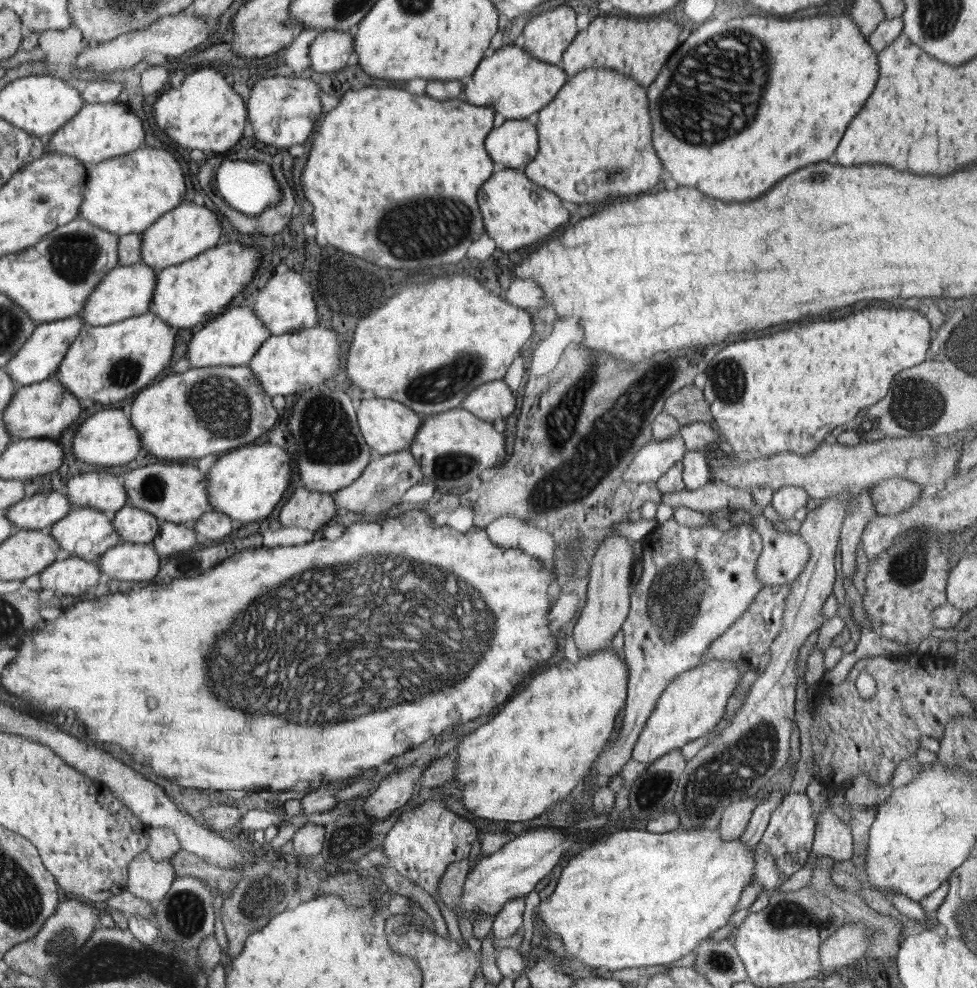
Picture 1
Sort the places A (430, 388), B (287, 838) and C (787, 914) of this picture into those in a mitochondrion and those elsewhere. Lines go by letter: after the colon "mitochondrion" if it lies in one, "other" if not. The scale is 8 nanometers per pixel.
A: mitochondrion
B: other
C: mitochondrion

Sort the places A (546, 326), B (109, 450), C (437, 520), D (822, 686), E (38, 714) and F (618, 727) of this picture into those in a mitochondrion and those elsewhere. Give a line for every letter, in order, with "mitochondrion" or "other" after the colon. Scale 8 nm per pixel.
A: other
B: other
C: other
D: other
E: other
F: other

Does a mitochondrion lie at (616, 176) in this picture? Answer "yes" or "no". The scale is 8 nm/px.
yes

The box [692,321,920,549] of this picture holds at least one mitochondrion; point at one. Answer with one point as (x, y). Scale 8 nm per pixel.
(729, 382)

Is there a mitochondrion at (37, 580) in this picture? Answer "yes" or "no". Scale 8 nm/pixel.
no

